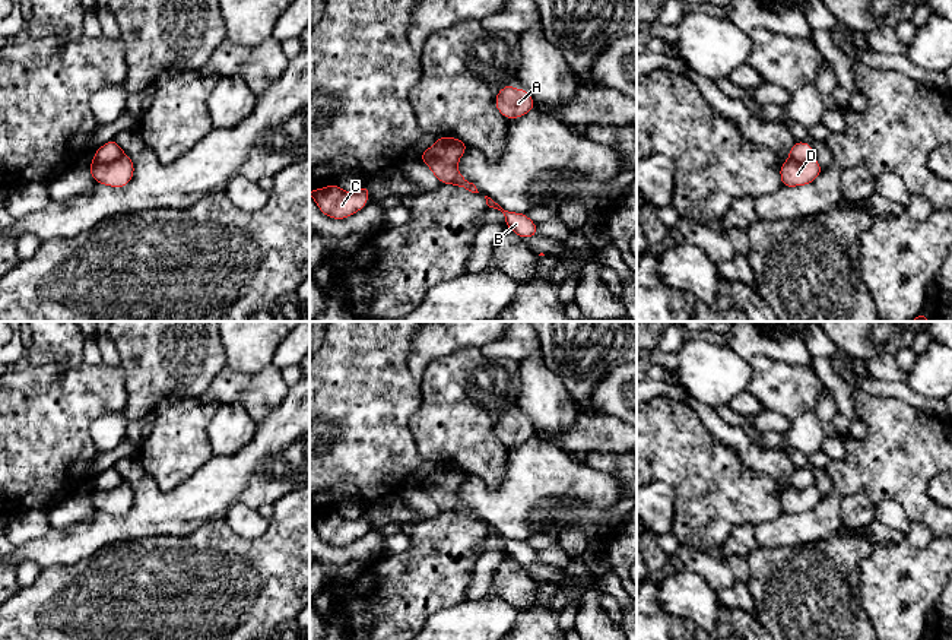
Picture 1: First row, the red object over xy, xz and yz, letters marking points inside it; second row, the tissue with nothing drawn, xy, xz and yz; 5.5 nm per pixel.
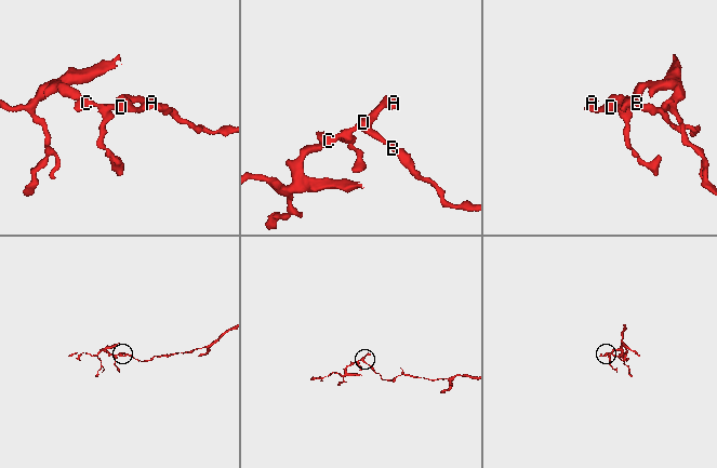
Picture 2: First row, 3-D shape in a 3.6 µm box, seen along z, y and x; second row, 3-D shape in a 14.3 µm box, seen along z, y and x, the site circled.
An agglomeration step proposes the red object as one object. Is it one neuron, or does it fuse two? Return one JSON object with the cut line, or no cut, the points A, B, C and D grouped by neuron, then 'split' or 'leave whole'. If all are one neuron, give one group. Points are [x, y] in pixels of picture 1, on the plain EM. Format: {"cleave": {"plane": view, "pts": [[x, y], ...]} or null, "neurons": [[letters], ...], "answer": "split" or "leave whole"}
{"cleave": {"plane": "xy", "pts": [[123, 480], [110, 488], [94, 490]]}, "neurons": [["A", "C", "D"], ["B"]], "answer": "split"}

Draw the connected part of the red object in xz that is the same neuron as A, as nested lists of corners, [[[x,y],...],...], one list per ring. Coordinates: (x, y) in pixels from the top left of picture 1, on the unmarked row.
[[[507,411],[496,421],[495,434],[507,447],[520,446],[534,437],[534,428],[527,416],[515,416]]]

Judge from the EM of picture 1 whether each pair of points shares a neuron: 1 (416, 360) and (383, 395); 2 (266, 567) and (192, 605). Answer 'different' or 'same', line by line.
1: different
2: same

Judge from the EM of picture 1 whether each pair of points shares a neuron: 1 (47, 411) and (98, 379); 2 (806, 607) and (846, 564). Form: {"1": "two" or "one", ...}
{"1": "one", "2": "one"}

